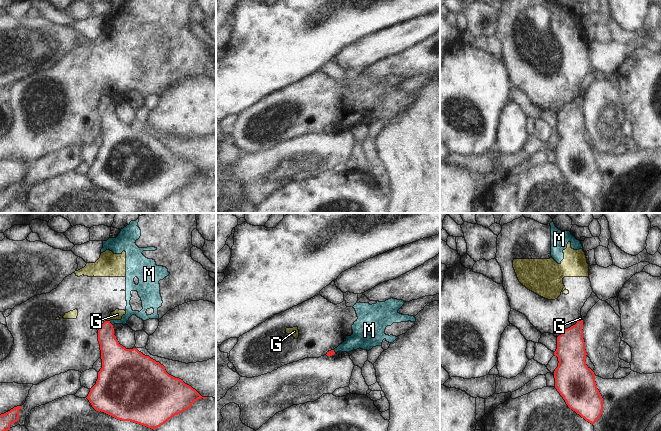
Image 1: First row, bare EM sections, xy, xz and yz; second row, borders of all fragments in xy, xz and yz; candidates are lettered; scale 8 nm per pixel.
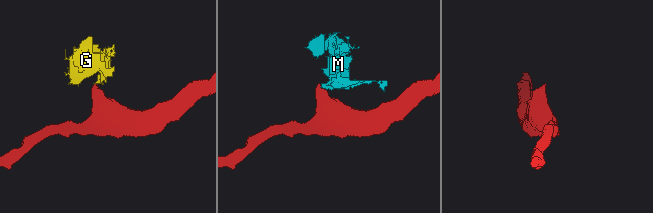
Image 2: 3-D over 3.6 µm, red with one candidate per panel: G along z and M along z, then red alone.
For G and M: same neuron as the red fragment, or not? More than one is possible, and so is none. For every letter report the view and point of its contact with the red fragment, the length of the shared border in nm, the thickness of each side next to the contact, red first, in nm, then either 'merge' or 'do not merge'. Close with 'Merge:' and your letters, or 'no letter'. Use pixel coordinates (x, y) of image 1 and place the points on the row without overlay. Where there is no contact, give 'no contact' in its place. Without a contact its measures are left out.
G: meets red in xy at (106, 97); contact 50 nm long; 180 nm thick on the red side, 80 nm on the other; do not merge
M: meets red in xy at (110, 99); contact 50 nm long; 200 nm thick on the red side, 60 nm on the other; do not merge
Merge: no letter

